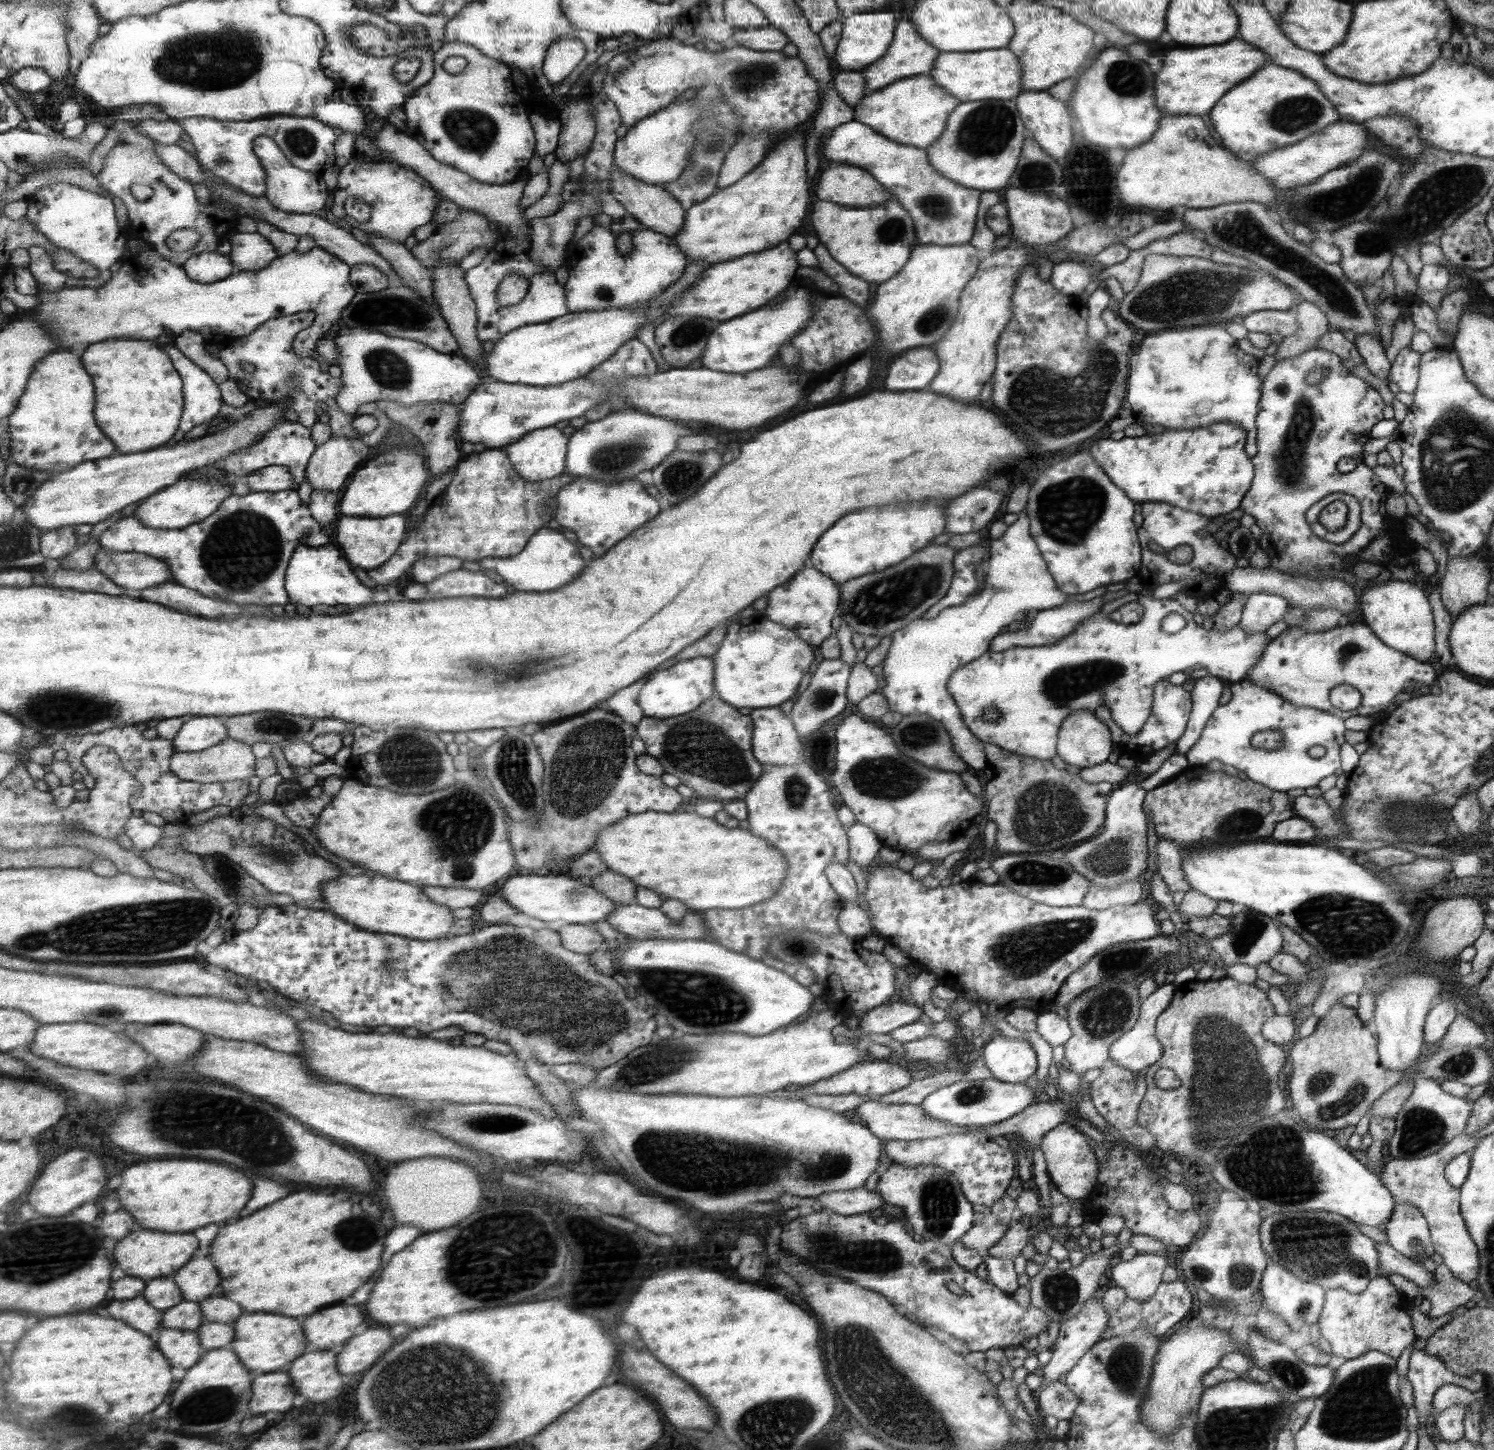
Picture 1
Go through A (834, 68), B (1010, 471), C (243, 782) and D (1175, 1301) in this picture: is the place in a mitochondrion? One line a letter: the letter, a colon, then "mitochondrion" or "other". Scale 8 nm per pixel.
A: other
B: other
C: other
D: other

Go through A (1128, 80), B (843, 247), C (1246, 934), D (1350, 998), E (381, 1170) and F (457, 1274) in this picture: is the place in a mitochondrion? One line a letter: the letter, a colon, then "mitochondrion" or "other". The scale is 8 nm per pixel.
A: mitochondrion
B: other
C: mitochondrion
D: other
E: other
F: mitochondrion

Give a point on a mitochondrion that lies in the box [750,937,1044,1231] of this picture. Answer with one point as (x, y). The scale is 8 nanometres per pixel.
(831, 1165)

